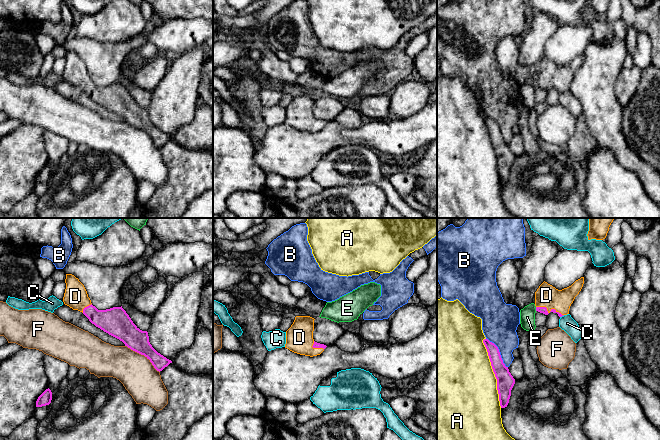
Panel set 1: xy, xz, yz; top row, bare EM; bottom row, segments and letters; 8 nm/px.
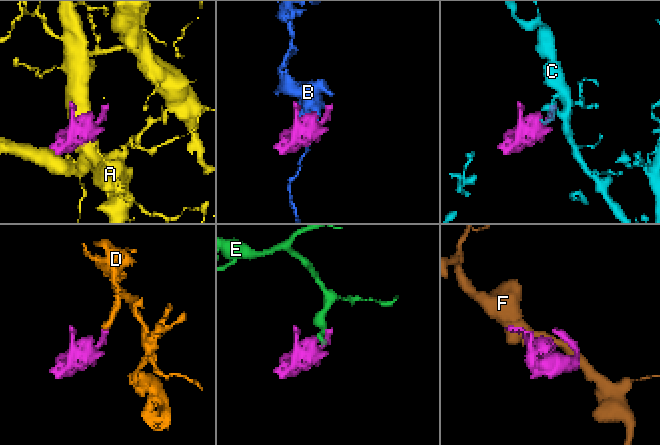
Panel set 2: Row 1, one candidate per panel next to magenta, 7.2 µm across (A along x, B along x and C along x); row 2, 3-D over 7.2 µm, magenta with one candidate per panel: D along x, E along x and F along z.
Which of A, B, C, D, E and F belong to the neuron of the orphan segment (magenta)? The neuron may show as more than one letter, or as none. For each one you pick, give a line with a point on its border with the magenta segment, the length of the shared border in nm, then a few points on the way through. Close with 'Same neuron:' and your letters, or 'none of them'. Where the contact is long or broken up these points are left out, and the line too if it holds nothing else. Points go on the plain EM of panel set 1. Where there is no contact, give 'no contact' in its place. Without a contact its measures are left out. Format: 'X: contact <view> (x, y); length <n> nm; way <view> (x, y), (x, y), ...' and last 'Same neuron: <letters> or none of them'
D: contact yz (550, 87); length 240 nm; way yz (543, 86), (550, 87), (550, 77), (546, 71)
Same neuron: D

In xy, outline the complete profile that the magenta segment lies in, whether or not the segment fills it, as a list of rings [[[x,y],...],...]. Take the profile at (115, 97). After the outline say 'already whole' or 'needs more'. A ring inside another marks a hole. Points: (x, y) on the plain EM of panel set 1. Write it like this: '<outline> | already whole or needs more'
[[[66,50],[65,81],[82,88],[89,97],[109,111],[122,117],[131,126],[144,131],[157,147],[162,147],[171,136],[158,129],[150,120],[147,107],[140,106],[121,83],[98,86],[92,81],[84,61],[72,50]]] | needs more

